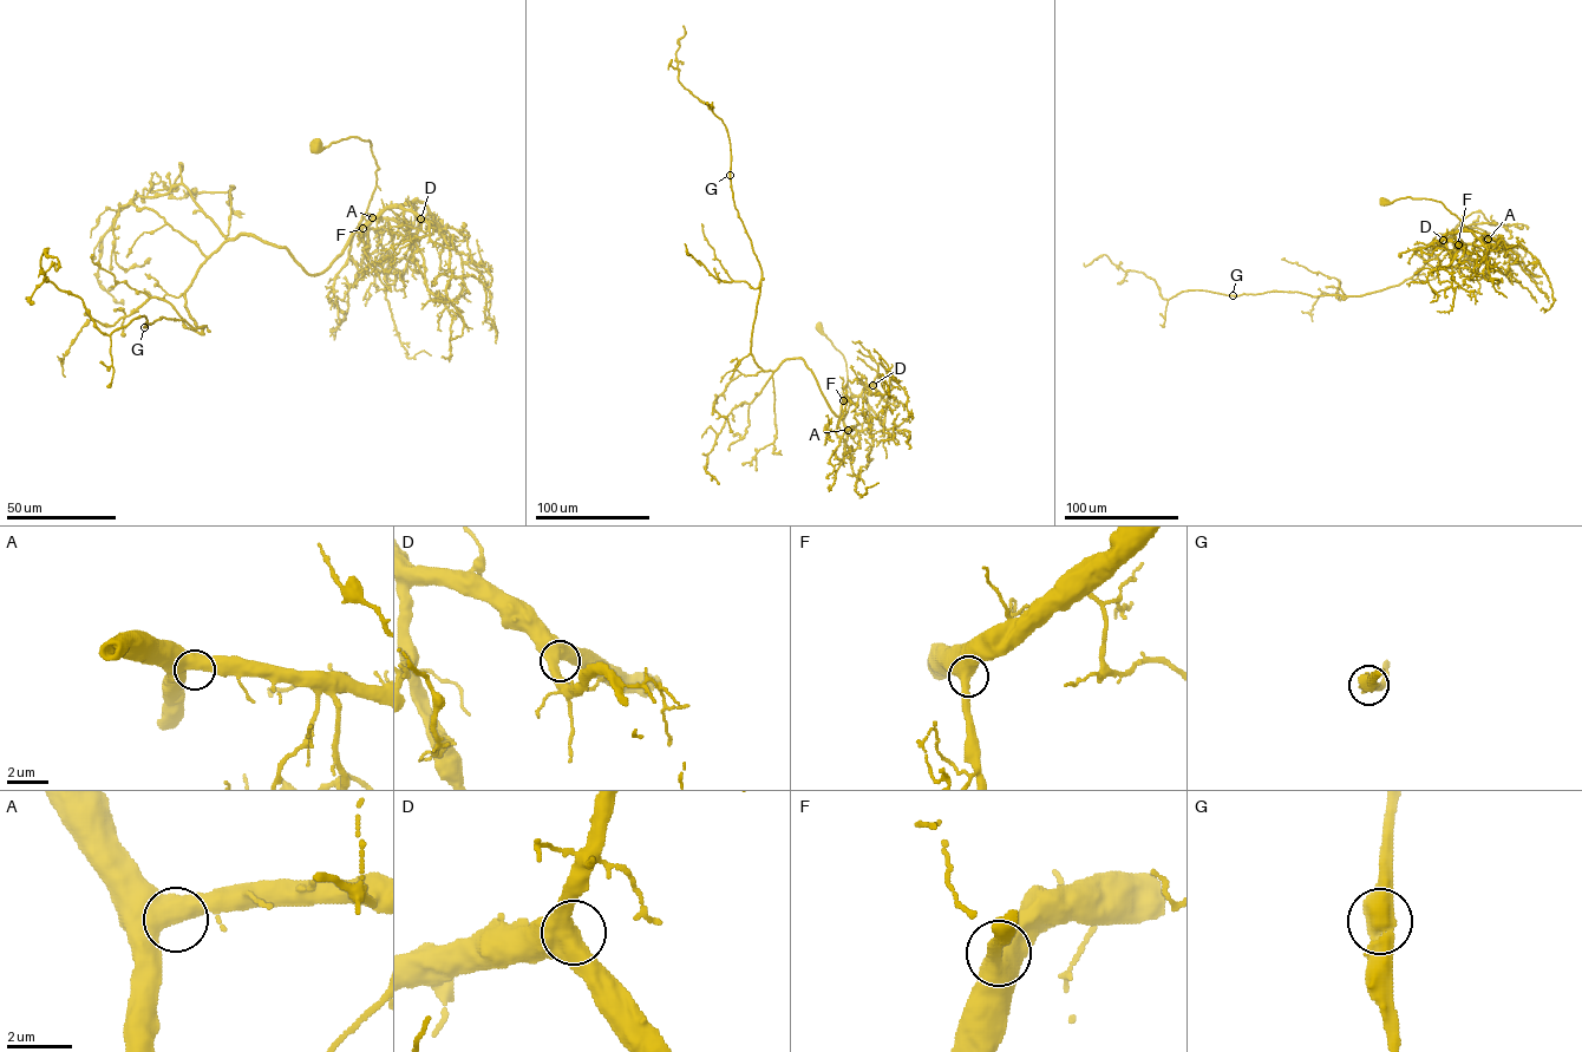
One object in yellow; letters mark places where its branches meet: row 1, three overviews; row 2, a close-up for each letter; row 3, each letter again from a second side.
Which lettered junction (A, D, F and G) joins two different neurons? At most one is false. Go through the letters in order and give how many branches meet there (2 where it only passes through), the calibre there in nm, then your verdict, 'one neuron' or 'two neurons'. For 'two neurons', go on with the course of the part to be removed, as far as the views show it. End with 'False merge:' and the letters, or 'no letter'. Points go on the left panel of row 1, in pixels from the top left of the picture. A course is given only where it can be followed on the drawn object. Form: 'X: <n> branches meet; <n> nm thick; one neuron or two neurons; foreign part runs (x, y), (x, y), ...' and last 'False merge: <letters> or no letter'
A: 2 branches meet; 600 nm thick; one neuron
D: 2 branches meet; 600 nm thick; one neuron
F: 2 branches meet; 600 nm thick; one neuron
G: 2 branches meet; 600 nm thick; one neuron
False merge: no letter

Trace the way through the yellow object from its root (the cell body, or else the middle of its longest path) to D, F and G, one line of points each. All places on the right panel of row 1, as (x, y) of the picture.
D: (1384, 202), (1406, 197), (1439, 201), (1477, 239), (1471, 243), (1459, 243), (1450, 233), (1443, 240)
F: (1384, 202), (1406, 197), (1439, 201), (1477, 239), (1458, 244)
G: (1384, 202), (1439, 201), (1476, 237), (1472, 253), (1435, 268), (1418, 248), (1418, 272), (1359, 295), (1233, 295)

